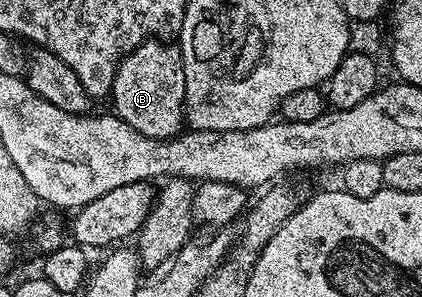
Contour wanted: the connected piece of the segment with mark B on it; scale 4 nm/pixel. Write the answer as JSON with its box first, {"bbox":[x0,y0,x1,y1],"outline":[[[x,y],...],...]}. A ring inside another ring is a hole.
{"bbox":[113,40,186,138],"outline":[[[150,40],[127,54],[114,73],[113,113],[149,138],[172,138],[184,126],[186,78],[177,57],[162,58],[163,43]]]}

